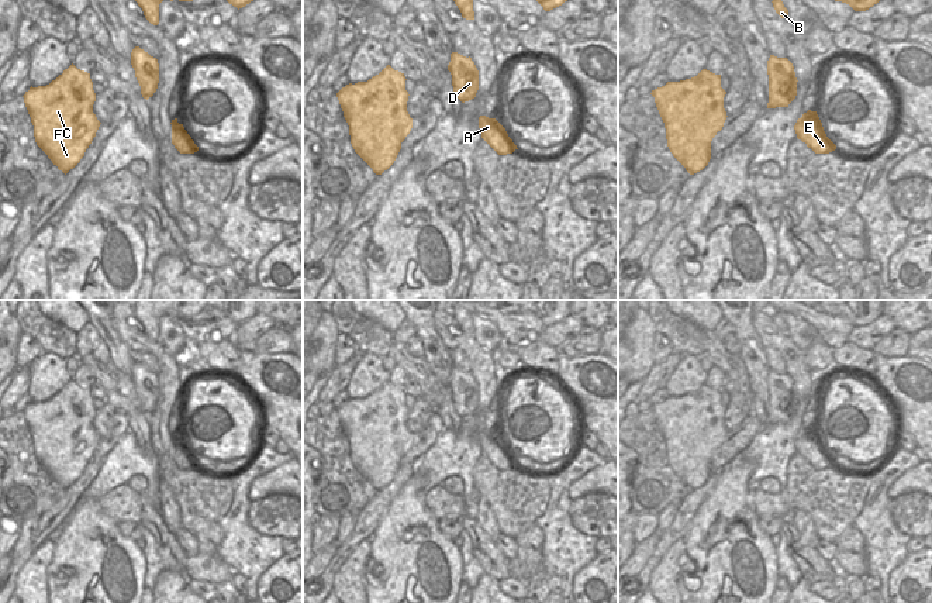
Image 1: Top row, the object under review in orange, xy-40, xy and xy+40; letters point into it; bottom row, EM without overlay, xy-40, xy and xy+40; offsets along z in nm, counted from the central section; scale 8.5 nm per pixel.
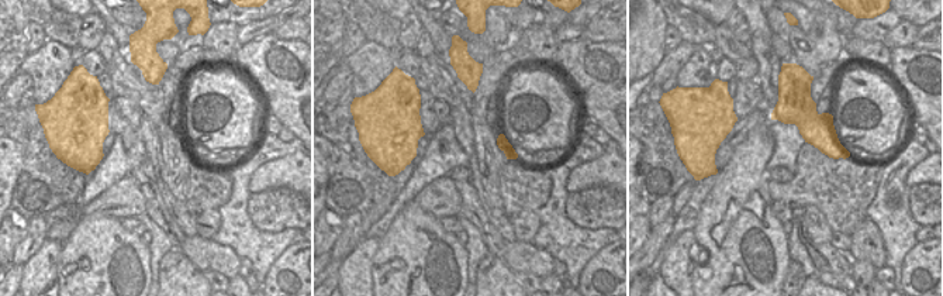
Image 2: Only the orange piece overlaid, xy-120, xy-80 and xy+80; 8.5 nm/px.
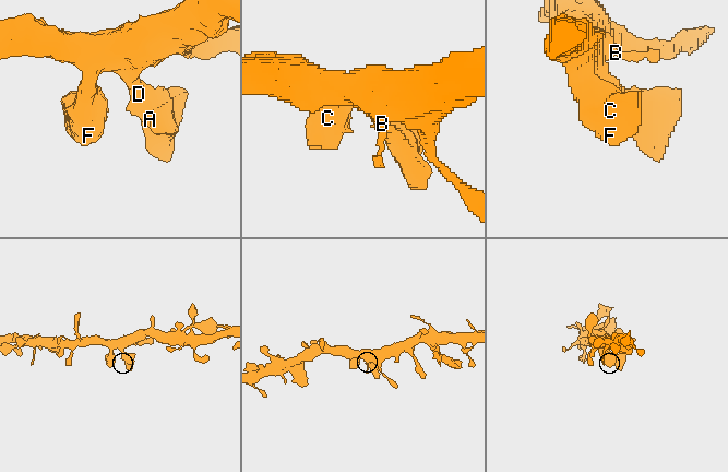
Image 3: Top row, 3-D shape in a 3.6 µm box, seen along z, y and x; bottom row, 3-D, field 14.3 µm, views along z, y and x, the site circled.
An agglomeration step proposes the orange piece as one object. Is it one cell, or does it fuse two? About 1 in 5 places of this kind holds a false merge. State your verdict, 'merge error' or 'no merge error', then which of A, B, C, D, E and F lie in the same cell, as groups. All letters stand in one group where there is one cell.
no merge error | A B C D E F

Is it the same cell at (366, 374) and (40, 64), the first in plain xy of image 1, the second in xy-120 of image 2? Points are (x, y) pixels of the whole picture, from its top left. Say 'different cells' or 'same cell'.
same cell

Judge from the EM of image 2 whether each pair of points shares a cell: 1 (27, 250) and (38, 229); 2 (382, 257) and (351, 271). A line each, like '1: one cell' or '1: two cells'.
1: one cell
2: two cells

